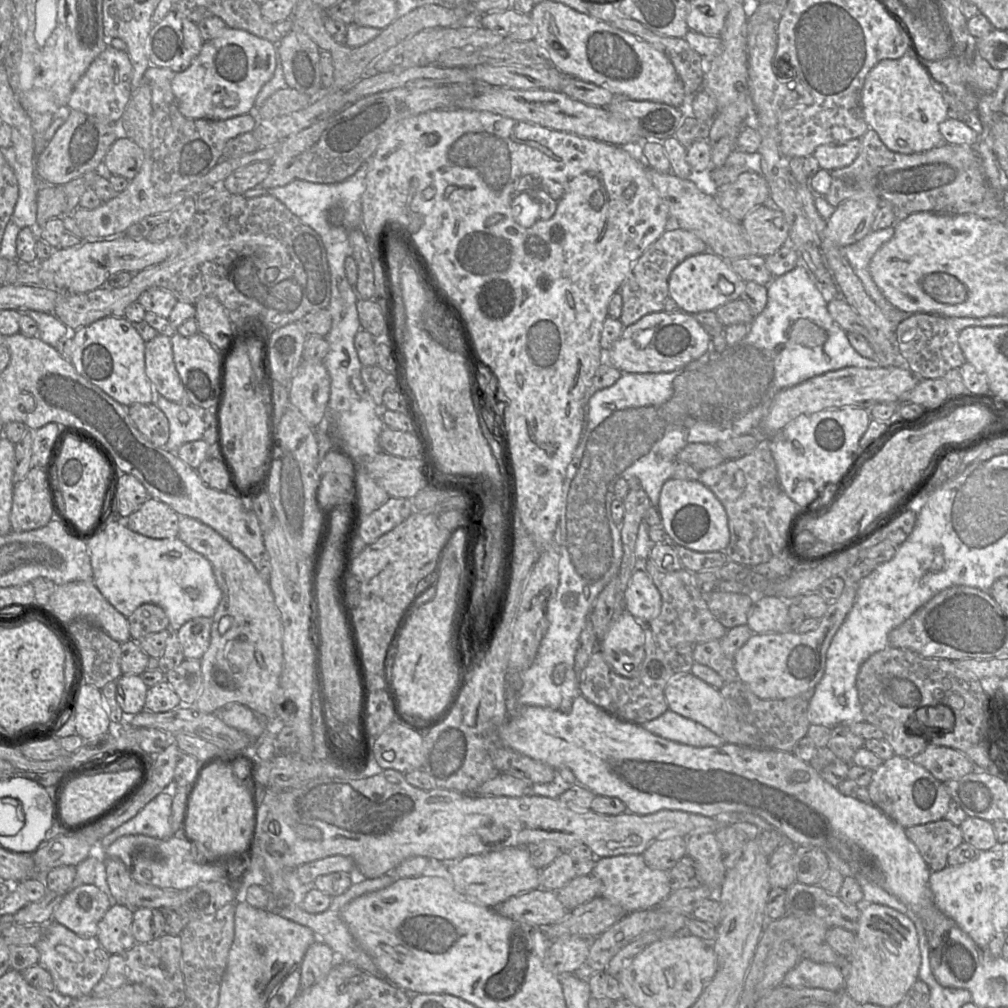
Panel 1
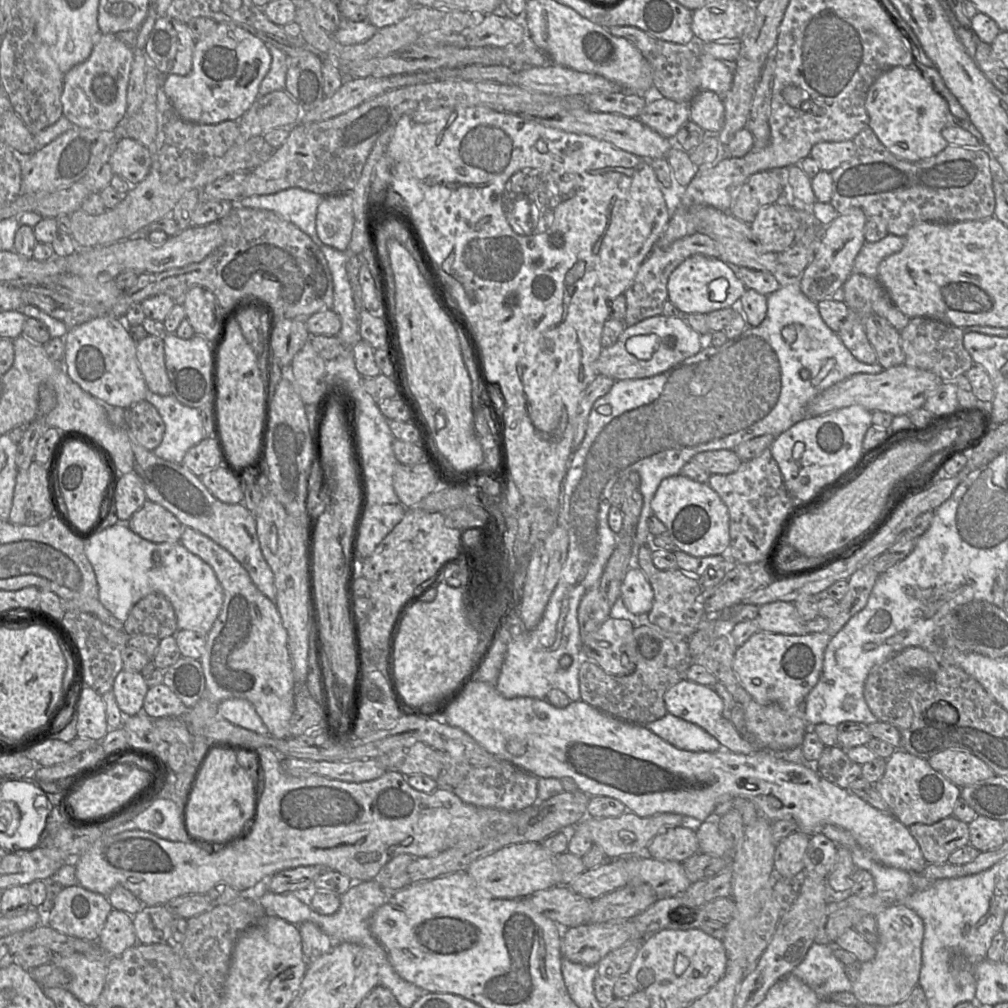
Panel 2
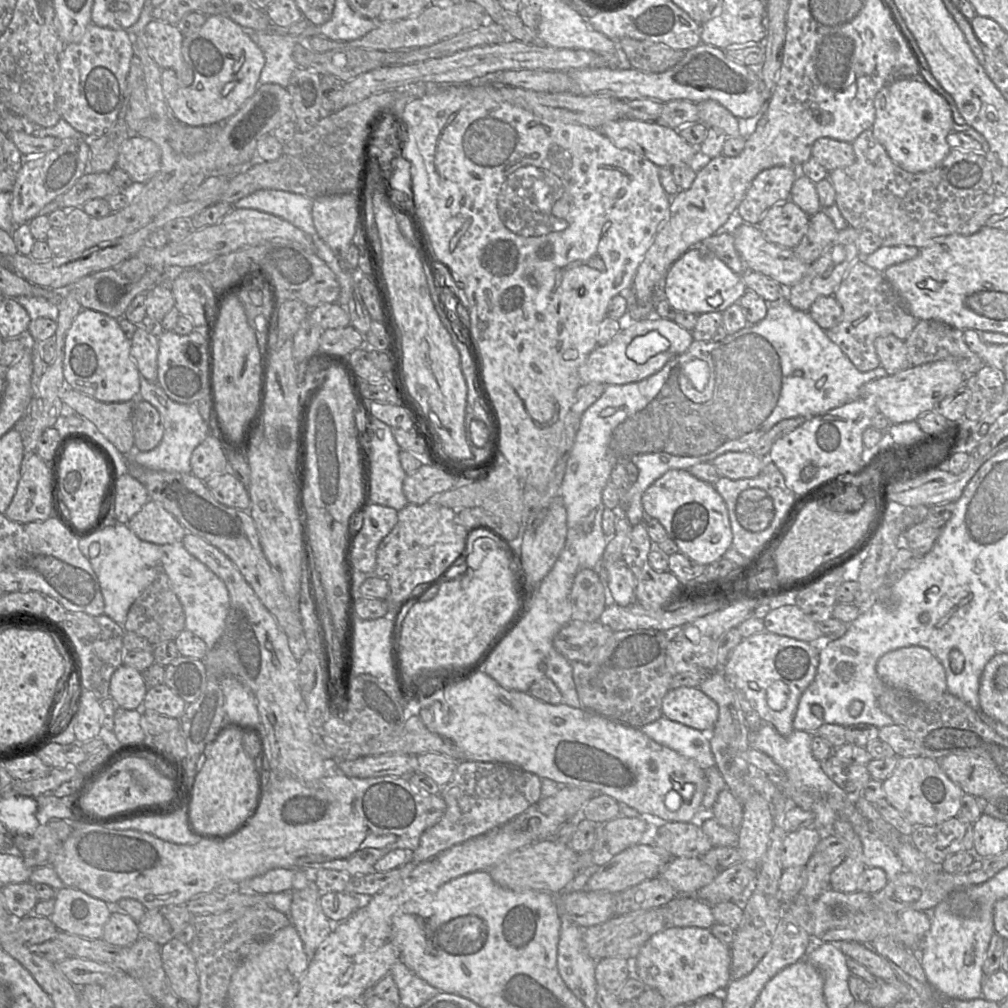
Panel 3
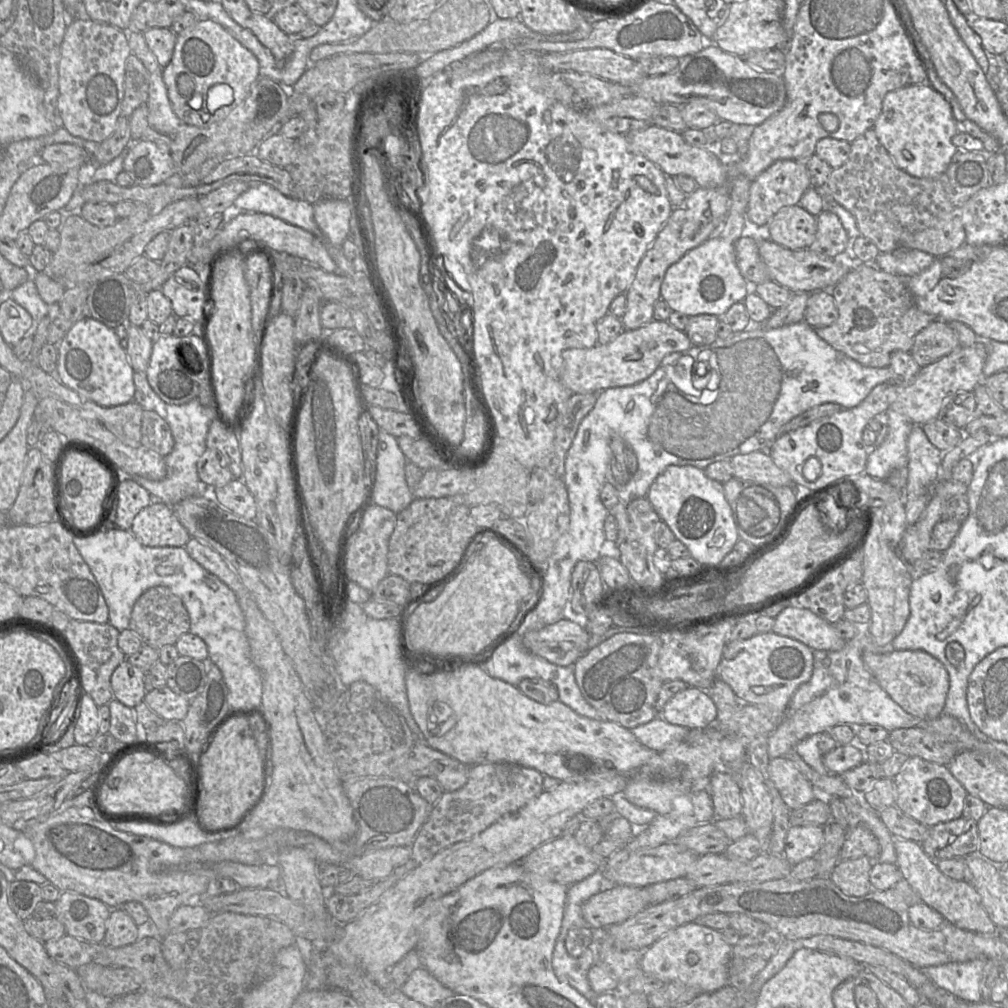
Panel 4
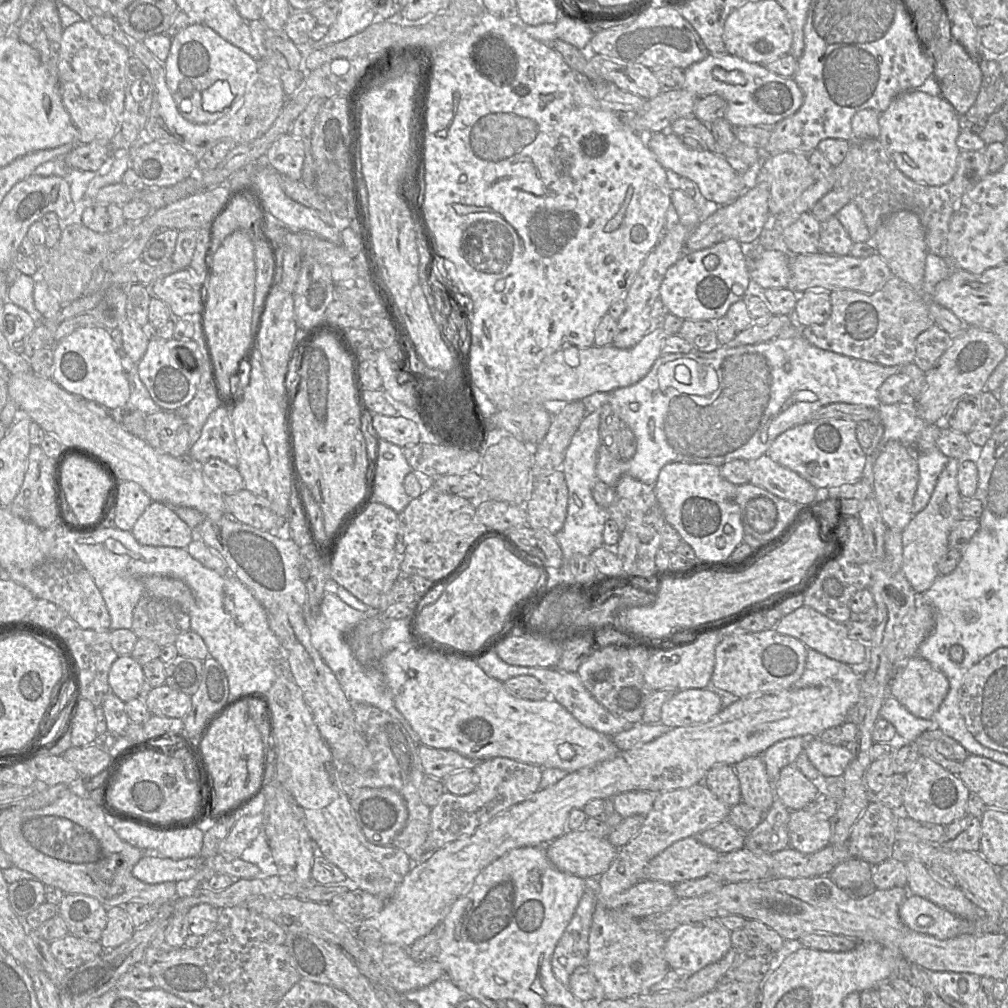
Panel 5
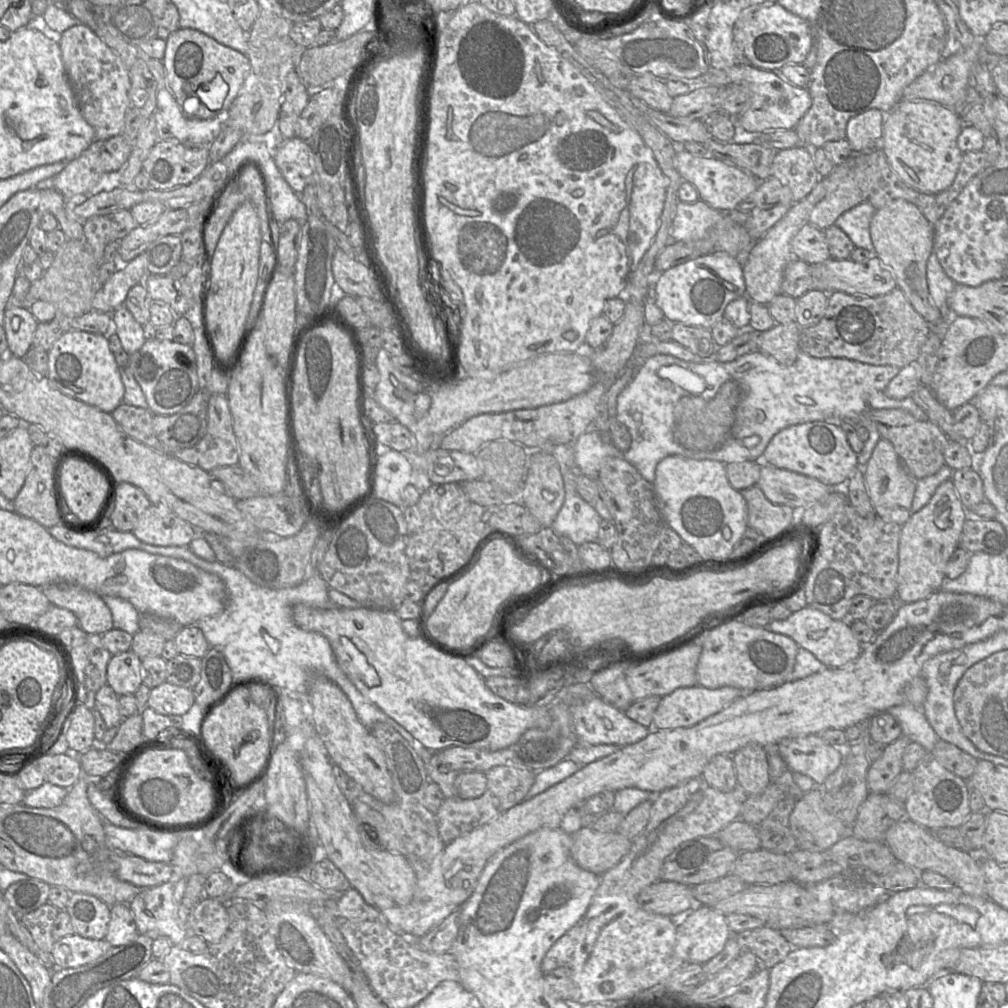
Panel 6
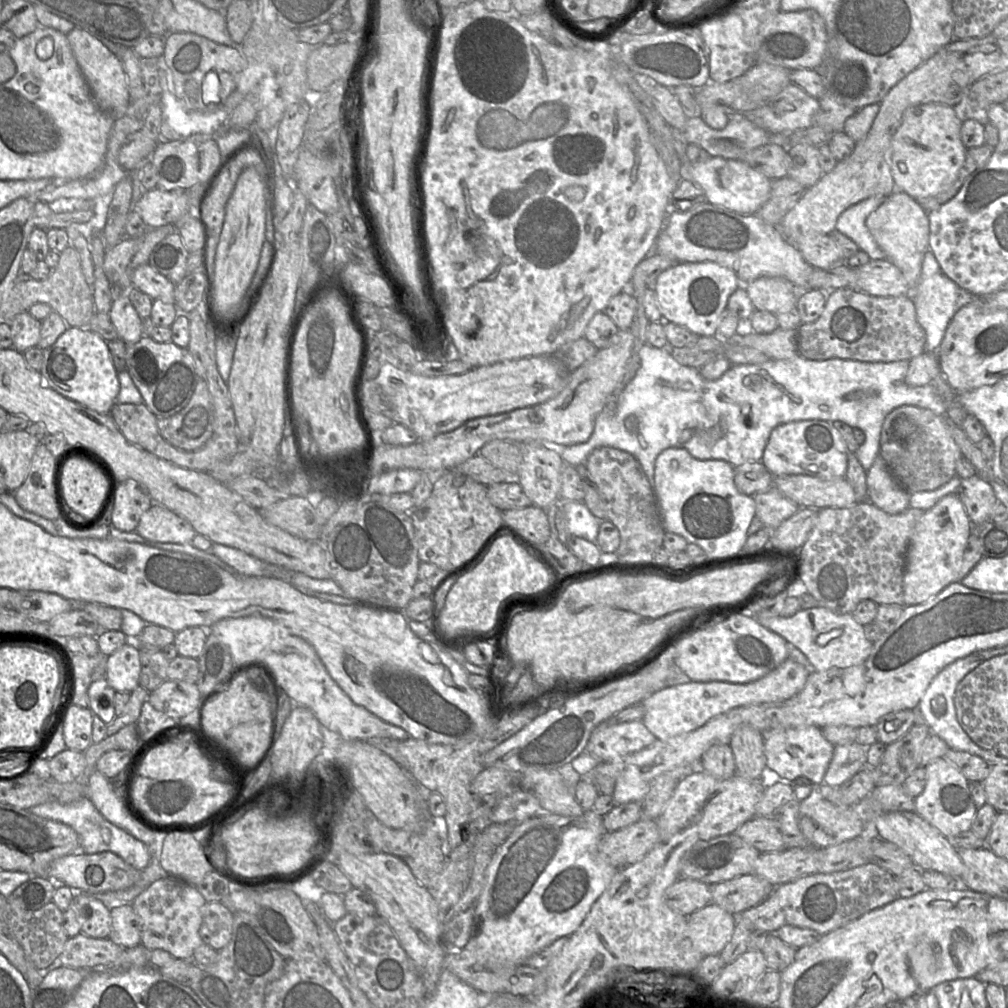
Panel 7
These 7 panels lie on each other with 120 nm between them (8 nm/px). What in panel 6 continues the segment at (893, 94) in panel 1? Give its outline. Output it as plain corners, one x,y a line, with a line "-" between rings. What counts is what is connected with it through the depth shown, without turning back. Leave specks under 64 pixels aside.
902,99
886,113
880,147
906,185
922,193
935,194
947,189
956,177
963,159
957,143
963,125
955,109
937,101

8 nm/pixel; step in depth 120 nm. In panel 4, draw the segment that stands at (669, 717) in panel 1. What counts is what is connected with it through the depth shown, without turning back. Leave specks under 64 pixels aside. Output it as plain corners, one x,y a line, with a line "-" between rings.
661,716
629,730
643,746
655,752
663,751
673,742
684,740
689,732
688,728
671,724

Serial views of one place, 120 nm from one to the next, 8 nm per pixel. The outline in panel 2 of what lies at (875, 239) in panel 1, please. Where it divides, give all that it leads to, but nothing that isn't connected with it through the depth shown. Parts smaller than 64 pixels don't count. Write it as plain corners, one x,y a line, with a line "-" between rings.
890,233
877,242
866,241
854,260
853,272
878,278
878,267
881,261
900,251
905,242
905,236
897,236

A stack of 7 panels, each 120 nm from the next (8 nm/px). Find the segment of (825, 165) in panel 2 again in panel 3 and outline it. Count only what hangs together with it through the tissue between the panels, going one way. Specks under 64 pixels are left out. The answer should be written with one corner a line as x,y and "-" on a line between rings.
832,138
817,139
813,143
811,155
828,172
850,166
855,161
852,143

